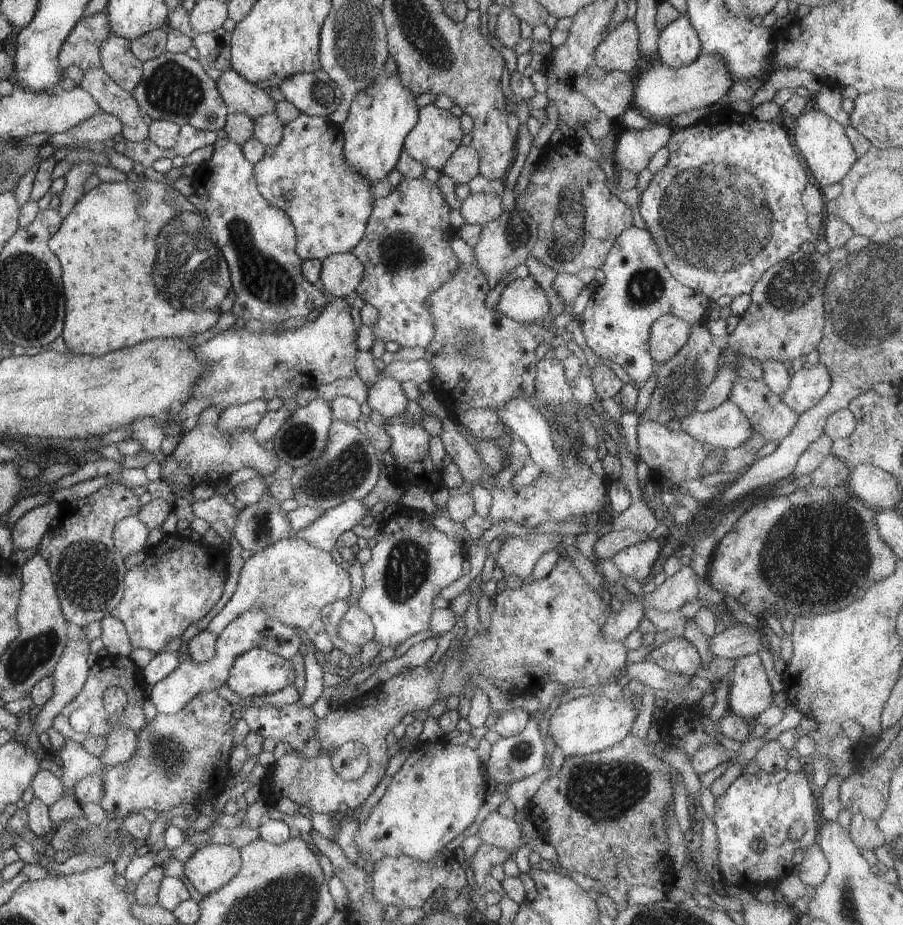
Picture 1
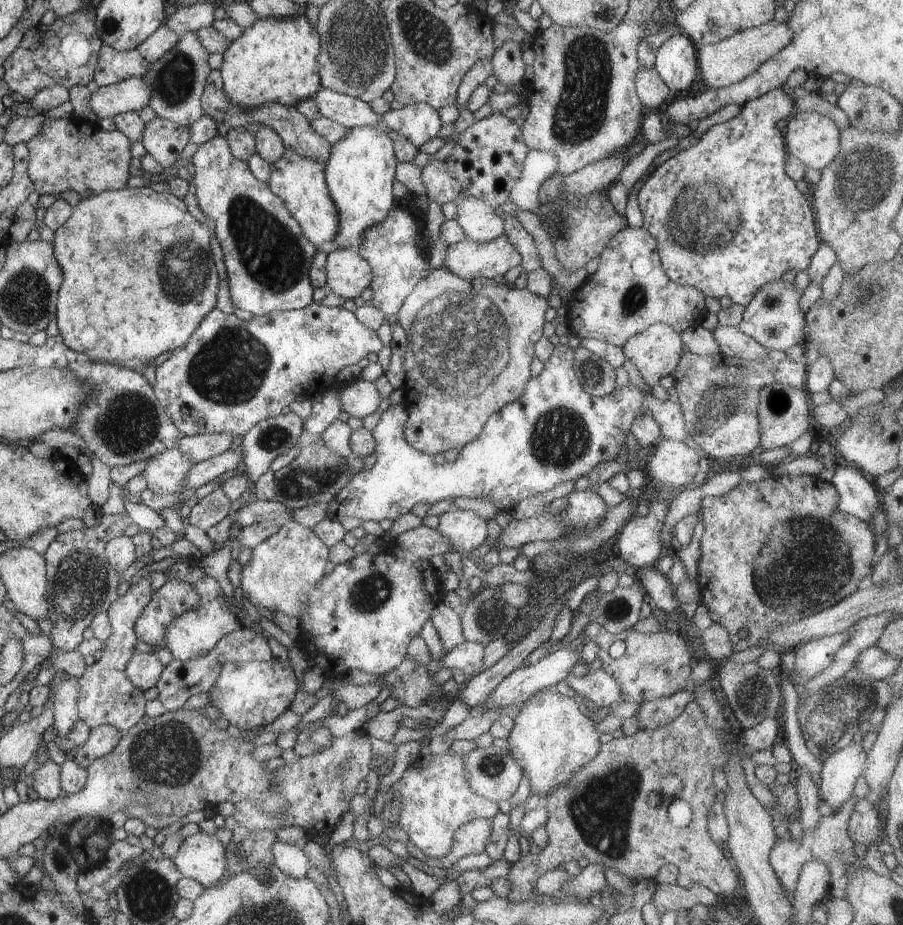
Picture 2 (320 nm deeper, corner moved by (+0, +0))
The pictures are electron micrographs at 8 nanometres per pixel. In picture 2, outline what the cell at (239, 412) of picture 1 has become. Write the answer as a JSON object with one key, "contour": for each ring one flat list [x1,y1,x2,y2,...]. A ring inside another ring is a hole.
{"contour":[[228,433,184,435,175,444,195,465,230,449,232,438]]}

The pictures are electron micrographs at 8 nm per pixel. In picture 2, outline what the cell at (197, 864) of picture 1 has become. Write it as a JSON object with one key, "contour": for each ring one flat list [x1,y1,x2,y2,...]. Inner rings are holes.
{"contour":[[200,830,182,841,173,861,182,877,195,880,207,888,224,878,226,846,216,835]]}

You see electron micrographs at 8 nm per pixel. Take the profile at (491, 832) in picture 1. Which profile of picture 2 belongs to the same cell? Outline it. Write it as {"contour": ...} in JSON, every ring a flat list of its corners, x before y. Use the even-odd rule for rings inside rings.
{"contour":[[477,818,460,825,453,834,453,845,450,852,439,859,425,855,414,840,406,843,406,846,409,854,421,860,426,866,448,870,459,858,468,854,480,854,484,852,491,830,492,820,488,820,487,818]]}

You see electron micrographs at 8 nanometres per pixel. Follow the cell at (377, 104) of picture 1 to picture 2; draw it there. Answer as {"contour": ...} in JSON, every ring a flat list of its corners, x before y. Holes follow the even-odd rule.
{"contour":[[376,126,354,127,340,142,331,145,325,164,325,185,338,210,336,234,331,240,338,247,346,244,357,251,367,228,382,224,395,205,393,184,399,160,389,132,378,132]]}

